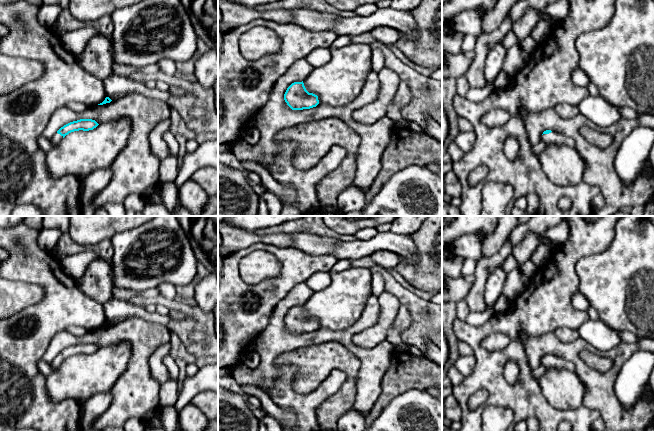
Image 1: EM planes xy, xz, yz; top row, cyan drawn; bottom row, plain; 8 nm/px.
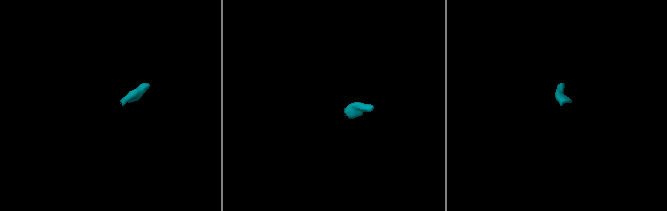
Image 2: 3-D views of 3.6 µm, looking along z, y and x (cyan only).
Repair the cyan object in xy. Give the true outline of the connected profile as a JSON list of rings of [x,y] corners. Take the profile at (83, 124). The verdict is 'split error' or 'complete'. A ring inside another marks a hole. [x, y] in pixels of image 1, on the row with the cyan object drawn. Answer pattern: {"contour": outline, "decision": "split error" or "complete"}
{"contour": [[[80,119],[77,121],[70,122],[63,127],[61,127],[57,133],[50,139],[54,145],[58,145],[61,140],[71,132],[74,131],[89,131],[96,128],[99,124],[92,119]]], "decision": "split error"}

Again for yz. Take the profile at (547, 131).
{"contour": [[[546,130],[543,132],[541,141],[547,144],[561,144],[569,147],[575,147],[575,143],[570,137],[551,130]]], "decision": "split error"}

